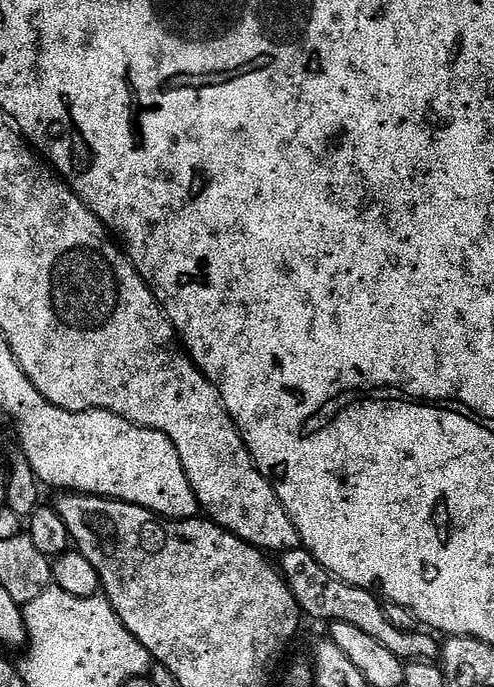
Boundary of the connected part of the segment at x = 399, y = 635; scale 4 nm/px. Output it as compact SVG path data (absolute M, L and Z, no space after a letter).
M303 546L283 553L282 560L284 579L288 581L290 590L305 617L313 616L316 620L328 620L327 622L332 624L358 626L358 630L363 630L365 634L370 634L370 638L382 642L382 646L386 646L390 654L405 662L436 662L441 659L441 641L436 641L439 639L431 631L398 630L398 626L394 626L390 618L386 618L384 604L369 589L337 580L331 572L317 564L316 559Z

